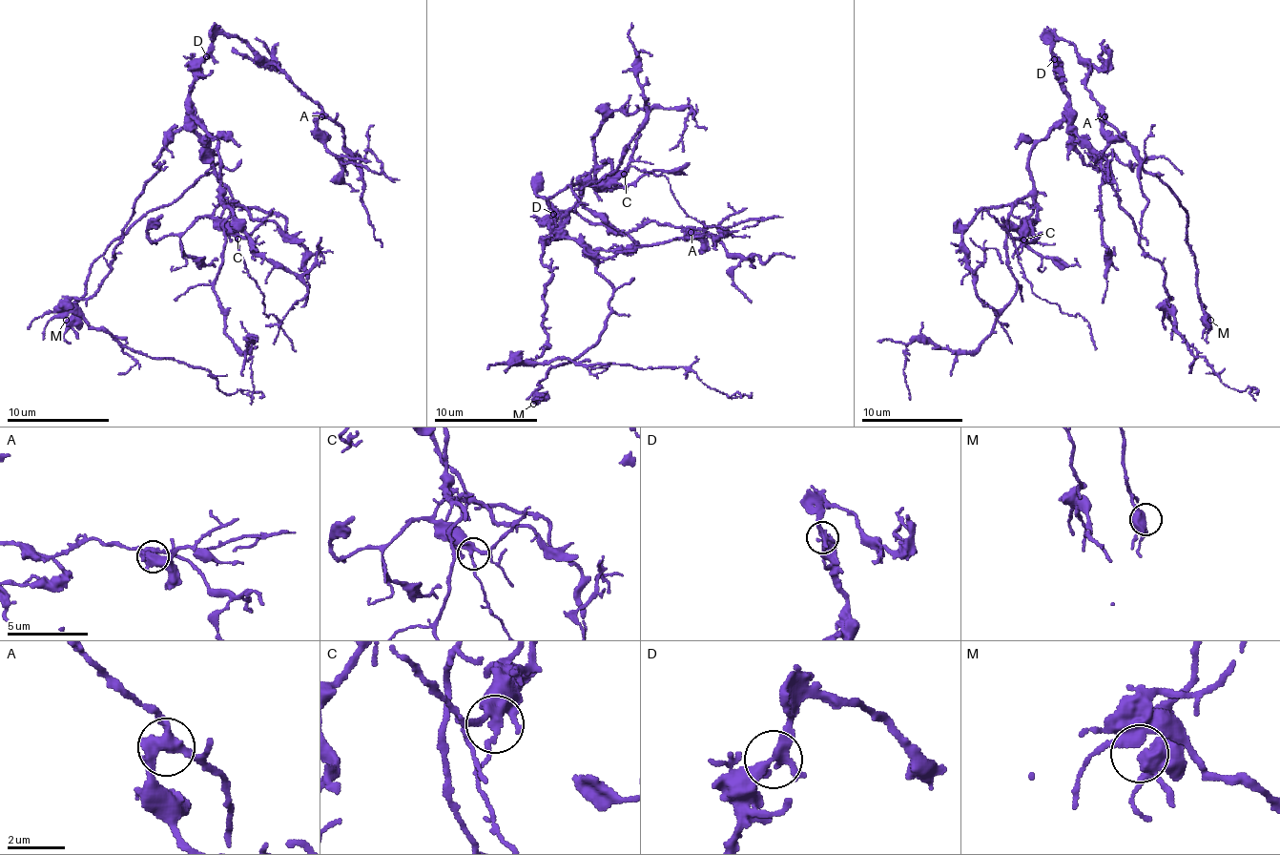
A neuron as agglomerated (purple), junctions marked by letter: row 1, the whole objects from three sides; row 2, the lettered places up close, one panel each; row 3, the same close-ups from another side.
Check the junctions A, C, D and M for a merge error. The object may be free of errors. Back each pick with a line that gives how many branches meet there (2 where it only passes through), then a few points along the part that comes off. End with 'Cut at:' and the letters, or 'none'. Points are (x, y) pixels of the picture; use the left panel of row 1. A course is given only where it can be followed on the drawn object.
Cut at: none

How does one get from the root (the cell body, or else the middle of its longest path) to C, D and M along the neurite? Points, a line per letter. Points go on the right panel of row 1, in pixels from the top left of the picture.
C: (1083, 159), (1075, 135), (1063, 120), (1056, 120), (1043, 138), (1034, 143), (1029, 158), (1032, 227), (1023, 239)
D: (1083, 159), (1069, 126), (1068, 93), (1062, 82), (1062, 70), (1054, 59)
M: (1083, 159), (1072, 131), (1099, 154), (1141, 166), (1166, 184), (1187, 215), (1197, 297), (1210, 320)

